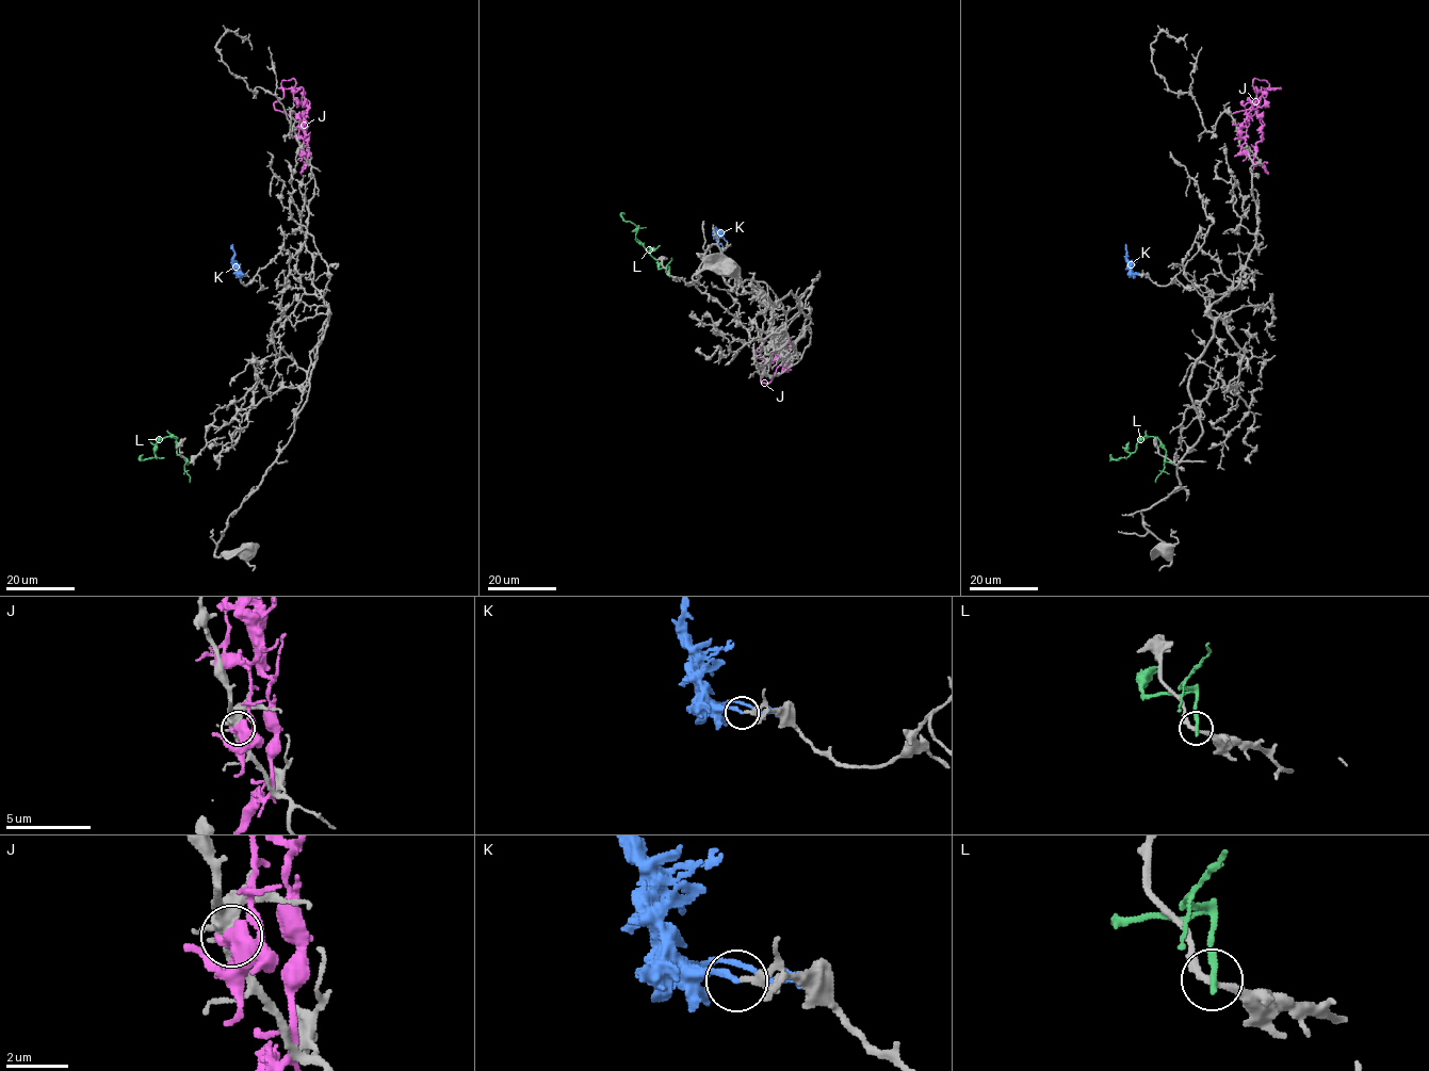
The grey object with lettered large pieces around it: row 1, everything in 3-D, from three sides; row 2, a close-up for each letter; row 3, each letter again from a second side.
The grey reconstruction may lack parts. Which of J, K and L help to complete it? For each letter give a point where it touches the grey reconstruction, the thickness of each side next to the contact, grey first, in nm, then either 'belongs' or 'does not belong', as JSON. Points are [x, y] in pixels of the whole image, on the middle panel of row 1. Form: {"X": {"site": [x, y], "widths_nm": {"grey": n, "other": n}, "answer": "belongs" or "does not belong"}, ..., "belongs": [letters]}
{"J": {"site": [782, 350], "widths_nm": {"grey": 400, "other": 650}, "answer": "does not belong"}, "K": {"site": [726, 241], "widths_nm": {"grey": 110, "other": 190}, "answer": "belongs"}, "L": {"site": [669, 275], "widths_nm": {"grey": 200, "other": 220}, "answer": "does not belong"}, "belongs": ["K"]}

